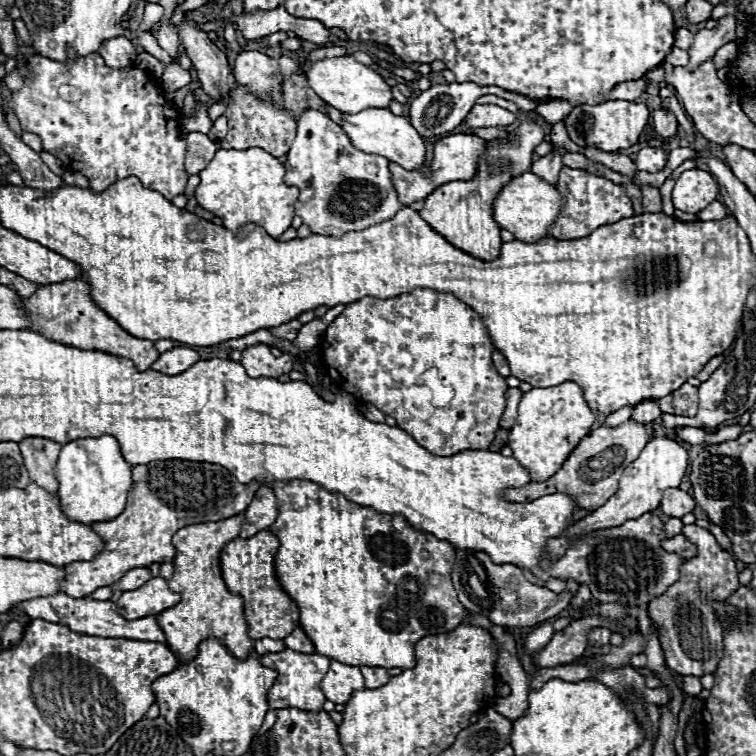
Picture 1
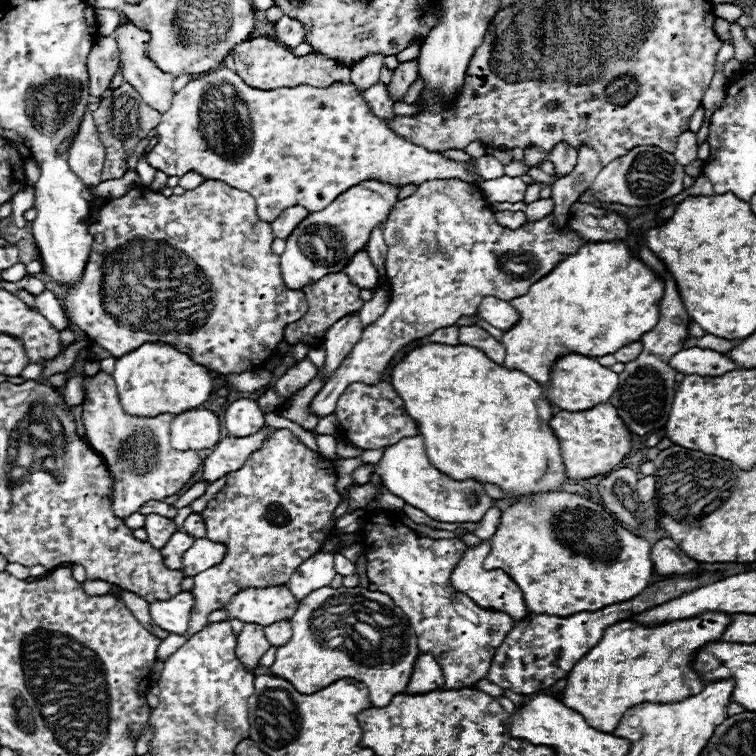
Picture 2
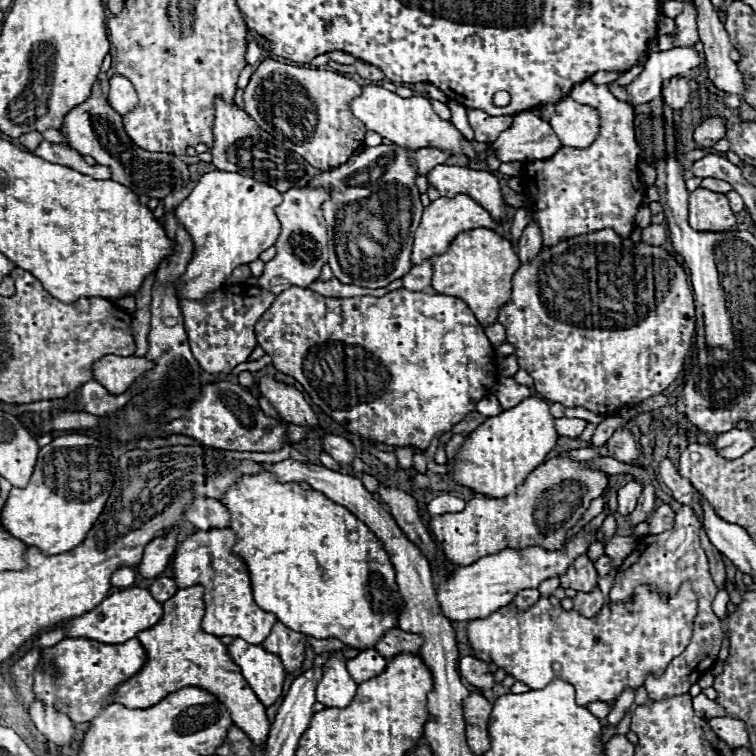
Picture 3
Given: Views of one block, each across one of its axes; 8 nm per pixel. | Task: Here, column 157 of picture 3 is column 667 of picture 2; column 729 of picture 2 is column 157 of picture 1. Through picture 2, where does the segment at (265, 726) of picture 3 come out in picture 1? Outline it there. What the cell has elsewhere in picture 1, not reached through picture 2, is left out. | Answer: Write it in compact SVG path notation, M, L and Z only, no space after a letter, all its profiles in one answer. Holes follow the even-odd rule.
M242 514L226 518L226 520L218 520L218 522L192 524L192 526L186 526L182 530L178 530L172 536L176 556L174 556L174 576L168 580L168 586L174 592L182 594L182 600L174 608L168 608L166 612L160 612L156 616L156 622L158 622L158 626L162 628L162 632L166 636L166 646L176 654L178 664L186 664L186 662L194 660L196 646L206 638L220 640L238 660L246 660L250 656L252 648L254 648L254 640L248 638L248 626L246 626L246 618L244 618L244 602L242 602L240 596L228 592L228 588L222 580L222 570L220 570L220 550L222 550L222 546L226 546L228 542L238 538L240 526L242 526Z

